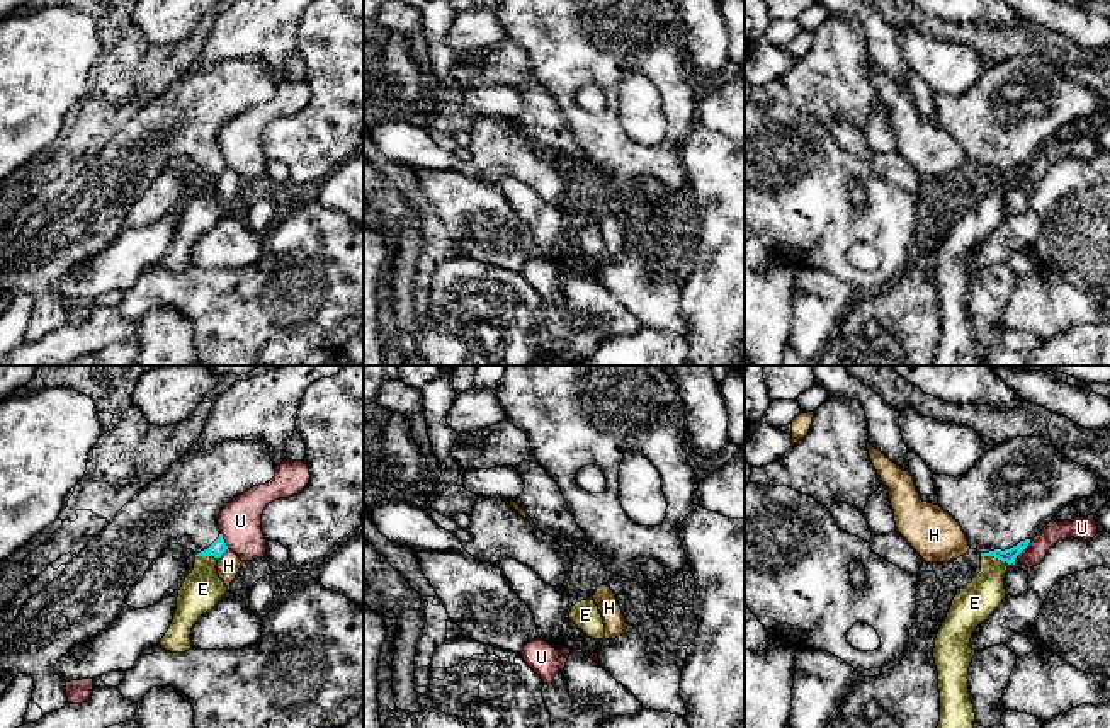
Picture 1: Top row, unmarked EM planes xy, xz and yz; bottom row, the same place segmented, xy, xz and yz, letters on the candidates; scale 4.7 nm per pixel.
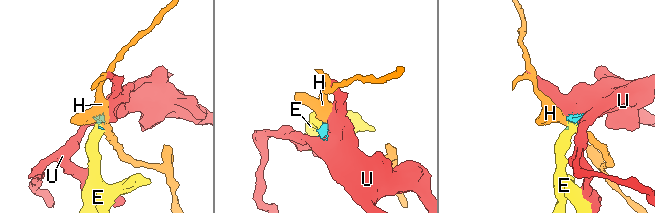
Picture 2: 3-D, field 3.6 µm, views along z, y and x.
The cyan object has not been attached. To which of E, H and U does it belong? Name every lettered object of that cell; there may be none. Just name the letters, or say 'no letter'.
E

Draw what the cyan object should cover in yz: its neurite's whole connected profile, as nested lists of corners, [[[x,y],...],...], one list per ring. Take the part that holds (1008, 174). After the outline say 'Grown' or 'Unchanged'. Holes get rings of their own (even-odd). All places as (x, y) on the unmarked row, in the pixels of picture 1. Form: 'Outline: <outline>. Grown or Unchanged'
Outline: [[[1017,56],[994,65],[988,65],[983,77],[962,95],[933,94],[938,124],[949,131],[962,146],[971,168],[981,173],[981,191],[957,211],[942,242],[933,267],[938,291],[940,340],[932,366],[986,366],[976,354],[974,323],[969,313],[969,286],[976,269],[969,265],[972,252],[984,242],[1006,216],[1005,196],[1008,185],[1028,165],[1028,162],[1049,143],[1054,134],[1079,117],[1086,117],[1098,109],[1096,94],[1074,80],[1066,78],[1051,60],[1042,56]]]. Grown

